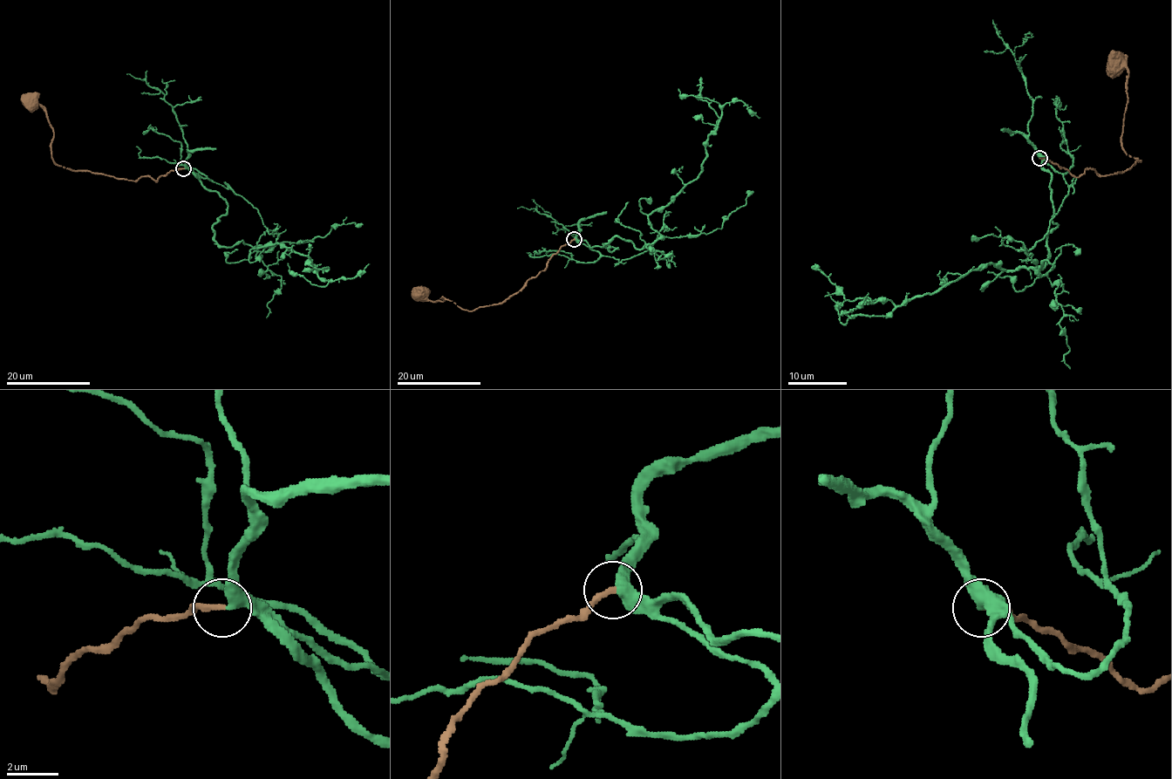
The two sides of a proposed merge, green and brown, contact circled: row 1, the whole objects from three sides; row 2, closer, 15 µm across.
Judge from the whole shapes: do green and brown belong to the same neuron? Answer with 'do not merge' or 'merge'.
merge

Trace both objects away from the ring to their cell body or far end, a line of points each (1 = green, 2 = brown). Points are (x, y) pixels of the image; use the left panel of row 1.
1: (184, 169), (228, 206), (212, 228), (221, 245), (279, 243), (330, 280), (311, 283), (287, 263)
2: (184, 169), (155, 181), (58, 166), (47, 112), (30, 102)

